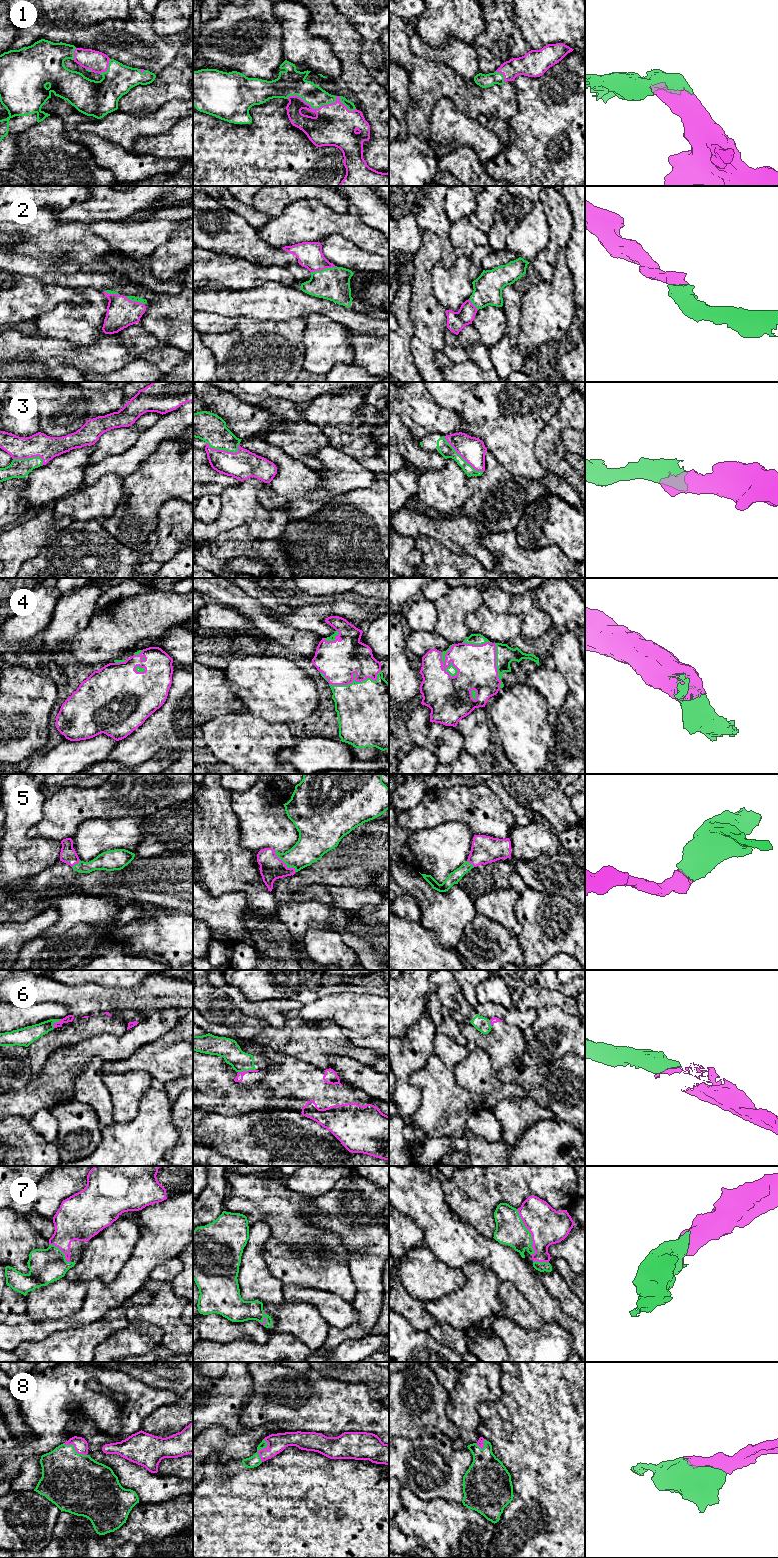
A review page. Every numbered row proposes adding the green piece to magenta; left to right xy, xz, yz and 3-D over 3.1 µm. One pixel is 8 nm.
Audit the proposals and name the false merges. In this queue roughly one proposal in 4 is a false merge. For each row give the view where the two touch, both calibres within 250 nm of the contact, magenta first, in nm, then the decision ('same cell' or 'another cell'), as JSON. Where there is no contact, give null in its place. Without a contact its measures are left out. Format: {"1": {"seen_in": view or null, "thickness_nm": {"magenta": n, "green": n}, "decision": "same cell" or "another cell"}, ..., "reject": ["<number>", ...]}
{"1": {"seen_in": "xz", "thickness_nm": {"magenta": 340, "green": 160}, "decision": "same cell"}, "2": {"seen_in": "xz", "thickness_nm": {"magenta": 200, "green": 260}, "decision": "same cell"}, "3": {"seen_in": "yz", "thickness_nm": {"magenta": 200, "green": 110}, "decision": "same cell"}, "4": {"seen_in": "yz", "thickness_nm": {"magenta": 300, "green": 30}, "decision": "same cell"}, "5": {"seen_in": "xz", "thickness_nm": {"magenta": 190, "green": 240}, "decision": "same cell"}, "6": {"seen_in": "xz", "thickness_nm": {"magenta": 60, "green": 160}, "decision": "another cell"}, "7": {"seen_in": "yz", "thickness_nm": {"magenta": 300, "green": 240}, "decision": "same cell"}, "8": {"seen_in": "xy", "thickness_nm": {"magenta": 110, "green": 420}, "decision": "same cell"}, "reject": ["6"]}

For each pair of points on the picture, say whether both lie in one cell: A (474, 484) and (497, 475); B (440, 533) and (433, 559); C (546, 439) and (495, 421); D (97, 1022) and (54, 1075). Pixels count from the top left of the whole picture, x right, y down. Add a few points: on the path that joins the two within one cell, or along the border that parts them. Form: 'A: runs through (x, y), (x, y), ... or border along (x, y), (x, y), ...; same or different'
A: runs through (480, 484), (488, 484), (491, 481); same
B: border along (416, 539), (431, 537), (450, 550), (458, 552); different
C: border along (551, 417), (536, 438), (535, 457), (537, 460); different
D: border along (104, 1033), (60, 1048); different

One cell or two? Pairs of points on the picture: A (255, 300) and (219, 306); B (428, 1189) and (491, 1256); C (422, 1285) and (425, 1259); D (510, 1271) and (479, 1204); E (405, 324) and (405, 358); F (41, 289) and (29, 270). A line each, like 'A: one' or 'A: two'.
A: one
B: one
C: one
D: two
E: one
F: two

